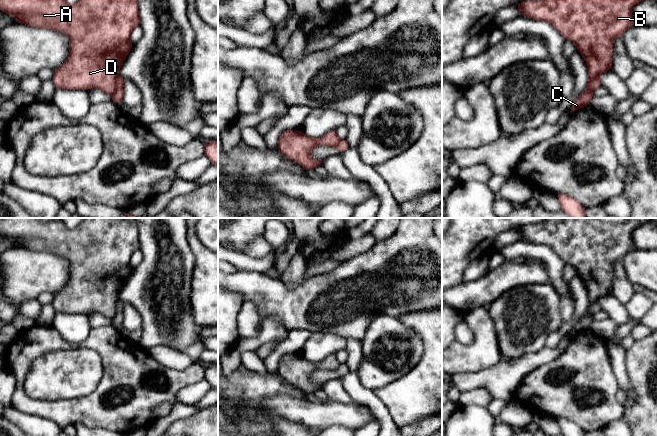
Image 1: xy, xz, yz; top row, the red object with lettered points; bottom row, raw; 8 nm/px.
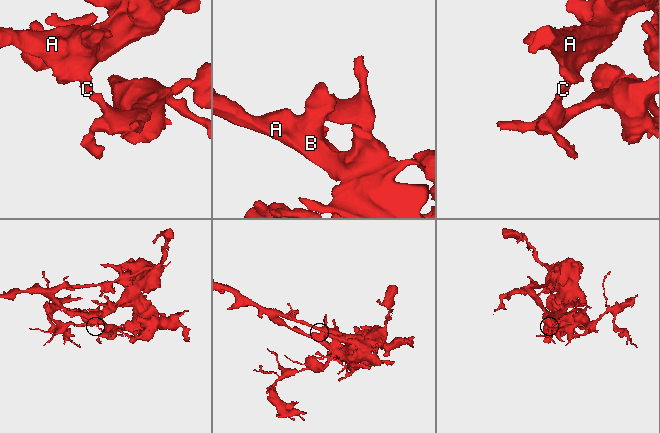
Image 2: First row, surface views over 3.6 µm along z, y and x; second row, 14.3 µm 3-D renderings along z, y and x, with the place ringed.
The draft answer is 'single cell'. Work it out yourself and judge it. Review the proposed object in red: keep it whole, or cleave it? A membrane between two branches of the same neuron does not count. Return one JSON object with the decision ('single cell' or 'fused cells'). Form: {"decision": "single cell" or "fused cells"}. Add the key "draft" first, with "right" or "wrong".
{"draft": "wrong", "decision": "fused cells"}

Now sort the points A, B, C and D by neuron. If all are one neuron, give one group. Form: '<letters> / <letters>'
A B D / C

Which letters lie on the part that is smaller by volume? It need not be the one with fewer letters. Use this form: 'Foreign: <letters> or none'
Foreign: C

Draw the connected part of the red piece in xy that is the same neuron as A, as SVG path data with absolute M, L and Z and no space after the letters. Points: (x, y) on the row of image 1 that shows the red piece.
M0 0L0 10L12 15L19 24L48 28L69 37L69 55L62 66L54 69L52 82L56 89L87 90L98 88L113 95L119 69L132 49L132 30L140 25L138 0L79 0L68 4L65 0Z

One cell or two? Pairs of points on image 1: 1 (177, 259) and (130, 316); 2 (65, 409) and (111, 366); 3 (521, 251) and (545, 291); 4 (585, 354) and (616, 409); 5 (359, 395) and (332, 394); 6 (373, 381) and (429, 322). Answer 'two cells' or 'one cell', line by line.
1: two cells
2: one cell
3: two cells
4: one cell
5: two cells
6: two cells

